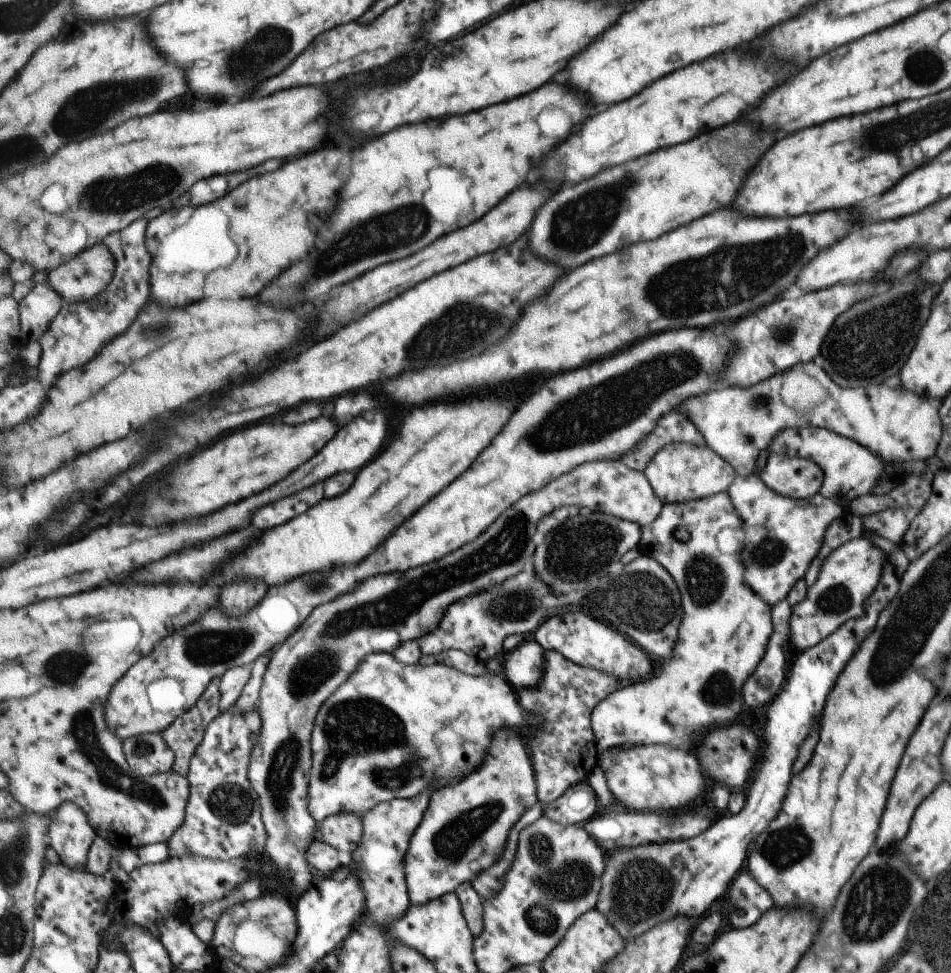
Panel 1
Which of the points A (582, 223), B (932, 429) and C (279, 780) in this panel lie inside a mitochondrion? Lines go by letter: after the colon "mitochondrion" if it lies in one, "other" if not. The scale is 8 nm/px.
A: mitochondrion
B: other
C: mitochondrion

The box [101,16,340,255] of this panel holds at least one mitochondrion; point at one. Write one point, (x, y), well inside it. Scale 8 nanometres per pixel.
(269, 44)

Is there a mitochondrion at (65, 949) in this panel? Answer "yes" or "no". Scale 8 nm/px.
no

